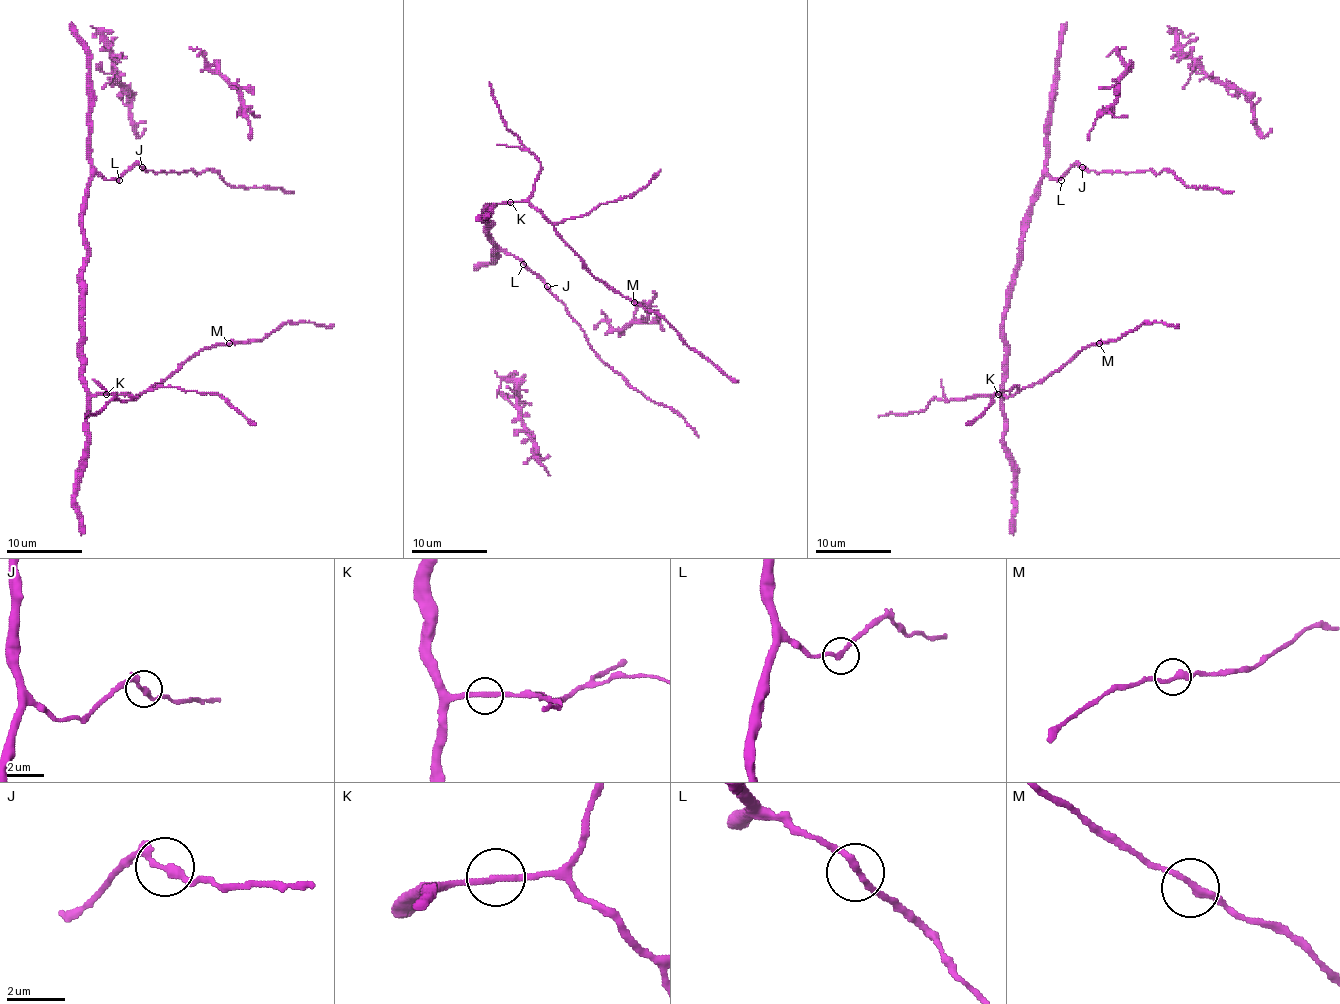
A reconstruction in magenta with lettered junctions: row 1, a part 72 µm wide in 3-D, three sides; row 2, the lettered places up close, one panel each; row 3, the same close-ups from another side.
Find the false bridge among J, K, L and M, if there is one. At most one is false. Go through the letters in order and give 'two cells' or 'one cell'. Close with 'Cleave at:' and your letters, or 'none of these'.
J: one cell
K: one cell
L: one cell
M: one cell
Cleave at: none of these

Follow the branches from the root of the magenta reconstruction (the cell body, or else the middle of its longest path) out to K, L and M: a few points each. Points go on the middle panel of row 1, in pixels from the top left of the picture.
K: (489, 228), (487, 207), (510, 202)
L: (489, 228), (491, 240), (523, 264)
M: (489, 228), (487, 207), (529, 202), (596, 278), (634, 302)

